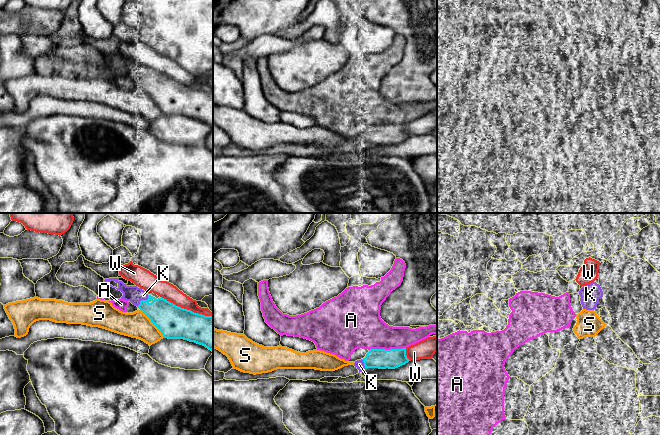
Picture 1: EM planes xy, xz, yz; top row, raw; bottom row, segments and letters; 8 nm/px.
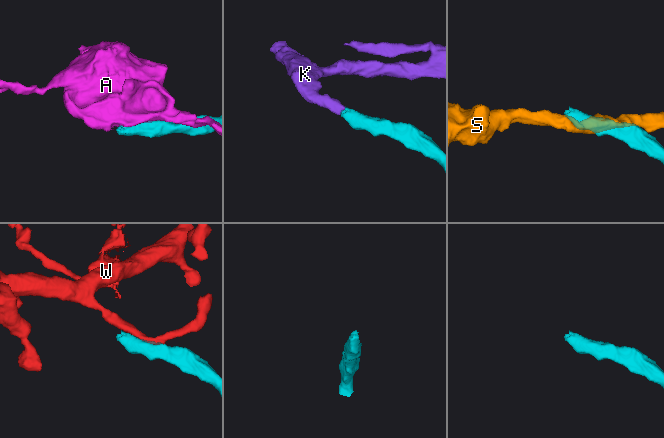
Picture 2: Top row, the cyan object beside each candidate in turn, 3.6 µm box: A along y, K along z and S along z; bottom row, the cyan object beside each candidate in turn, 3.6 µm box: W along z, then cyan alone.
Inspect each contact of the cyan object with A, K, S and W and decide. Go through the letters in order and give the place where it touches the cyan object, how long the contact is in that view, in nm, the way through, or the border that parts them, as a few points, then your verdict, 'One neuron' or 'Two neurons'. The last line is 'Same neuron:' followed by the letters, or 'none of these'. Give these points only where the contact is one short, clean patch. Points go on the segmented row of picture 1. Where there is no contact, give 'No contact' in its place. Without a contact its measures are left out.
A: Touches cyan at xz (387, 350). Shared border 300 nm. Two neurons
K: Touches cyan at xy (142, 300). Shared border 130 nm. One neuron
S: Touches cyan at xy (152, 322). Shared border 300 nm. Two neurons
W: Touches cyan at xy (186, 309). Shared border 440 nm. Two neurons
Same neuron: K

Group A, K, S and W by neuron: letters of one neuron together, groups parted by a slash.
A / K / S / W

